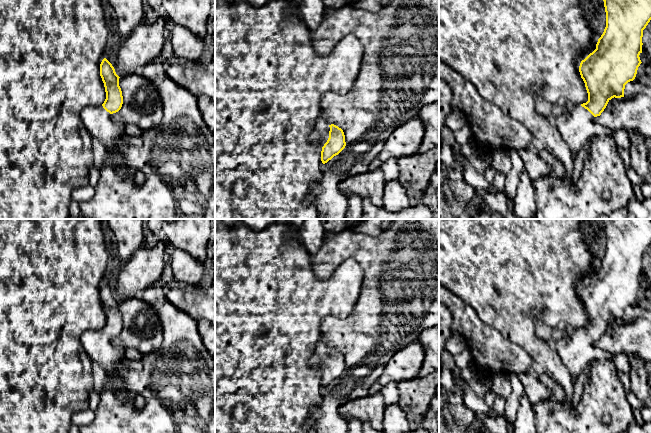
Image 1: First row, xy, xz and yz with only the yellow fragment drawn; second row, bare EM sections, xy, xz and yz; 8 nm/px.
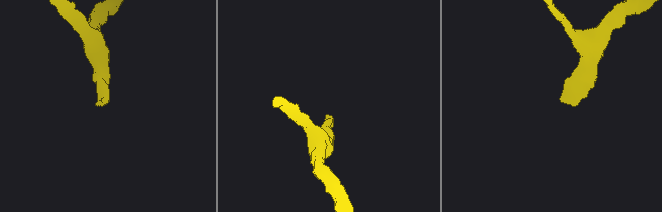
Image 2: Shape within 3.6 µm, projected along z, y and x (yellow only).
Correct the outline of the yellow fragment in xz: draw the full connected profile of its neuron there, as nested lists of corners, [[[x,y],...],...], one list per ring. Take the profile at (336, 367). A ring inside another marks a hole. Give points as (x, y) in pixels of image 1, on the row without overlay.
[[[324,340],[317,343],[309,364],[322,371],[321,385],[323,388],[338,379],[346,370],[343,354],[334,348],[329,349]]]

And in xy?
[[[106,282],[100,288],[100,300],[104,307],[106,323],[102,329],[84,332],[81,336],[81,344],[92,363],[98,363],[115,383],[115,395],[118,400],[124,402],[131,393],[128,378],[118,372],[119,366],[126,360],[125,347],[111,342],[111,339],[118,336],[123,328],[119,310],[120,301]]]

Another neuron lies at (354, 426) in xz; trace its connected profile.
[[[352,419],[348,423],[347,433],[363,433],[362,422],[358,419]]]

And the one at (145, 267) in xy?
[[[162,242],[152,248],[140,246],[130,257],[130,259],[121,265],[120,272],[117,275],[117,286],[114,291],[119,301],[139,298],[144,289],[159,282],[164,272],[167,262],[165,246]]]

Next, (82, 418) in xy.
[[[87,409],[85,411],[75,413],[72,417],[72,423],[80,428],[81,426],[91,424],[94,418],[95,413],[92,410]]]

